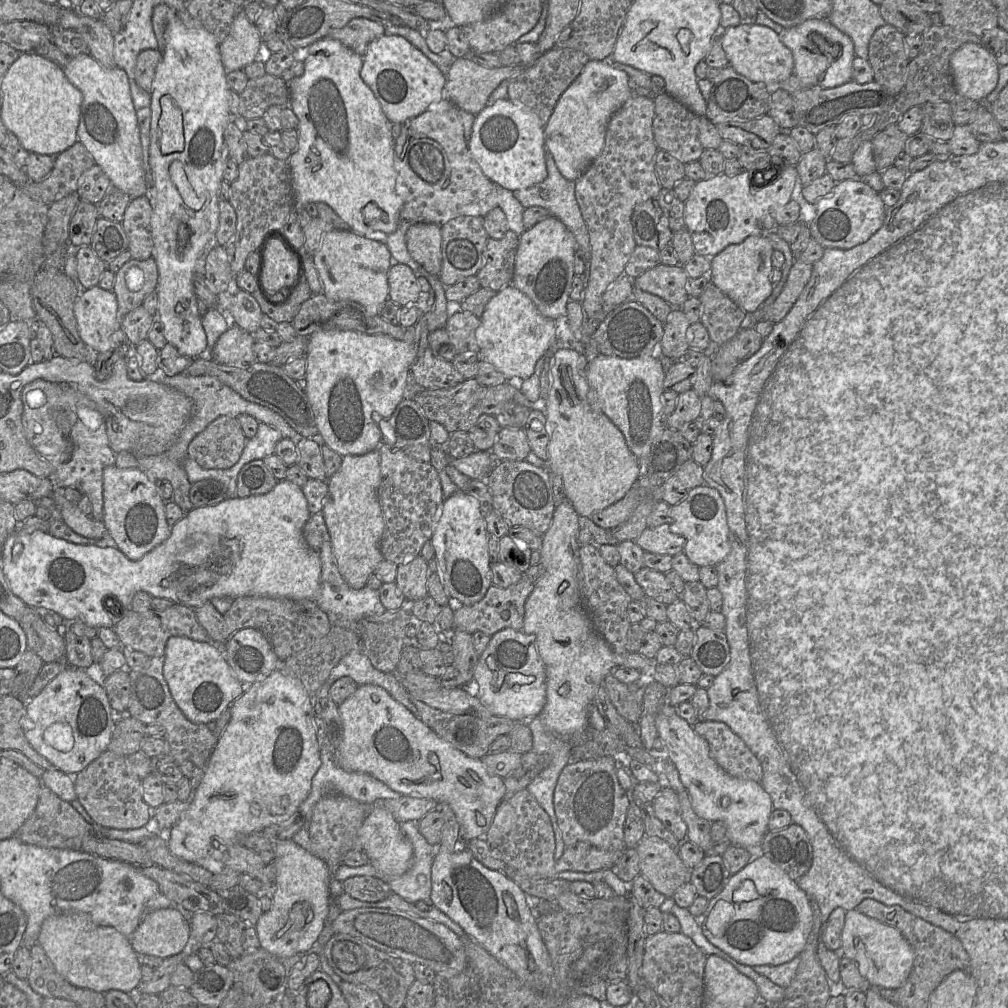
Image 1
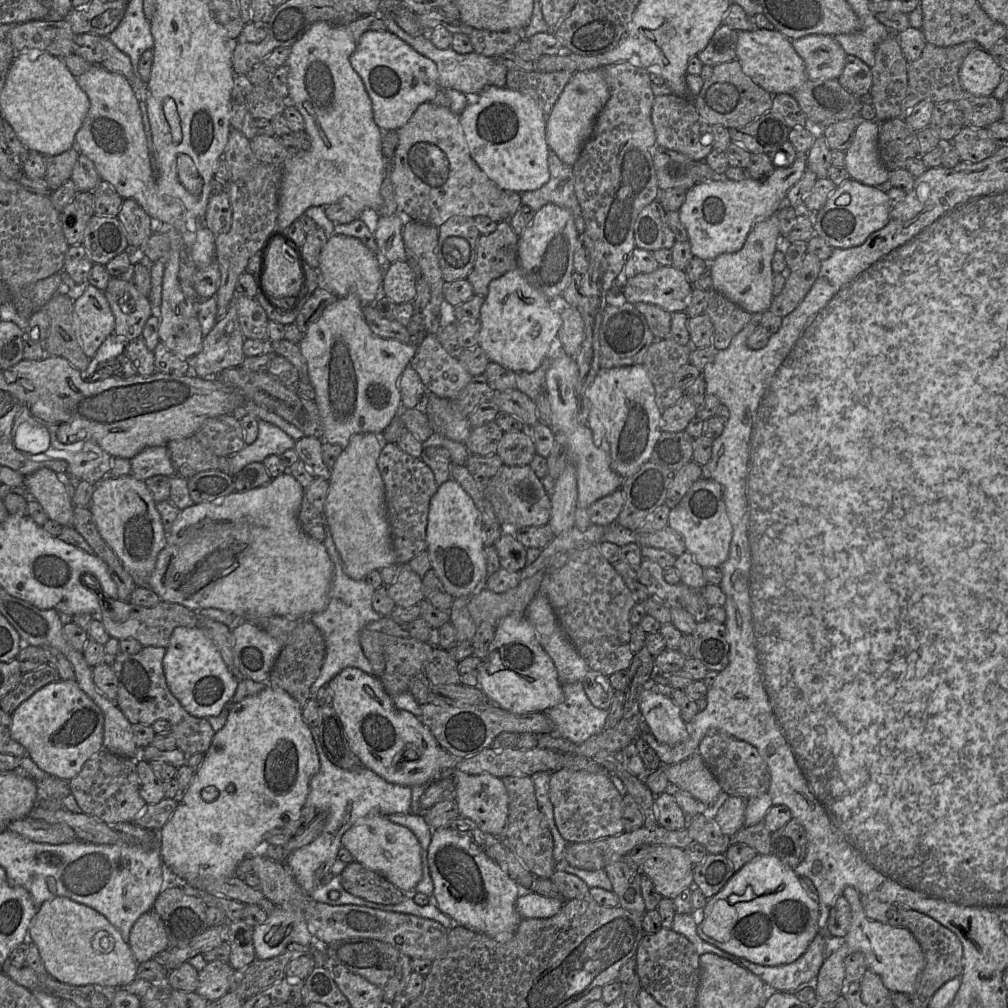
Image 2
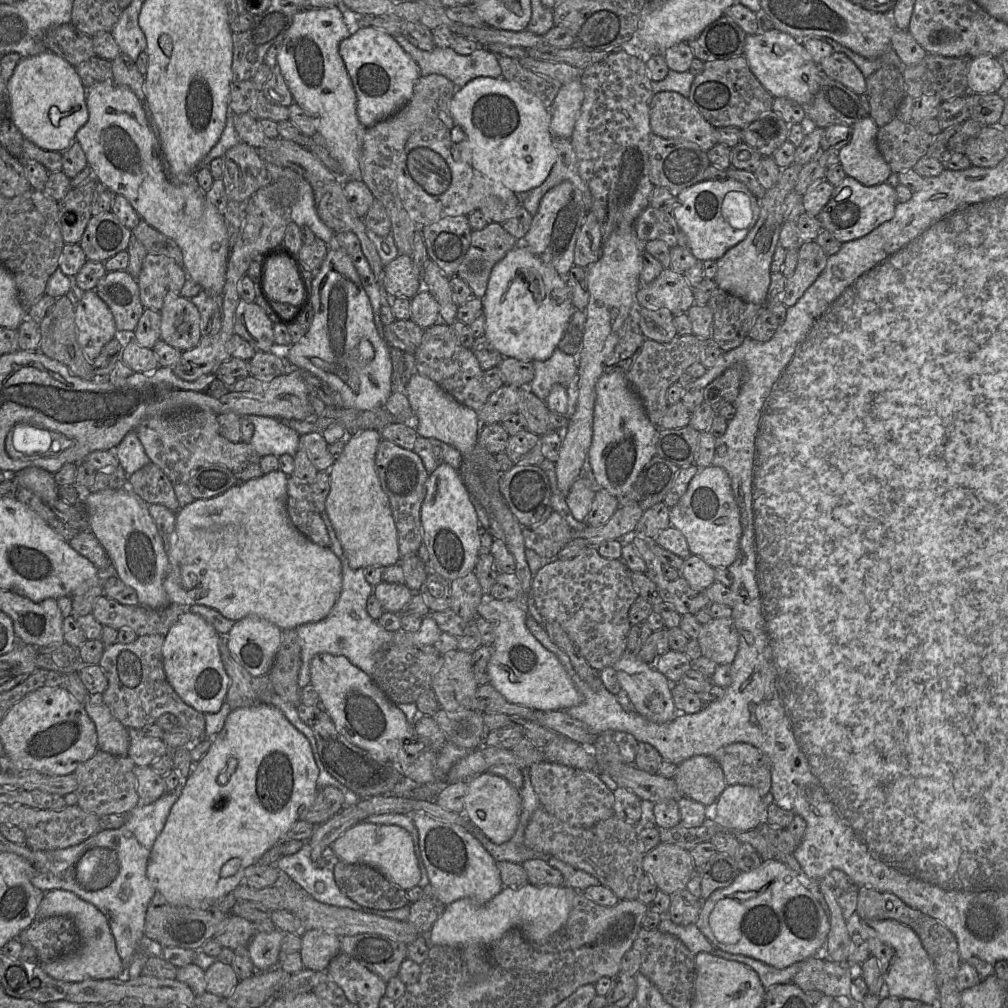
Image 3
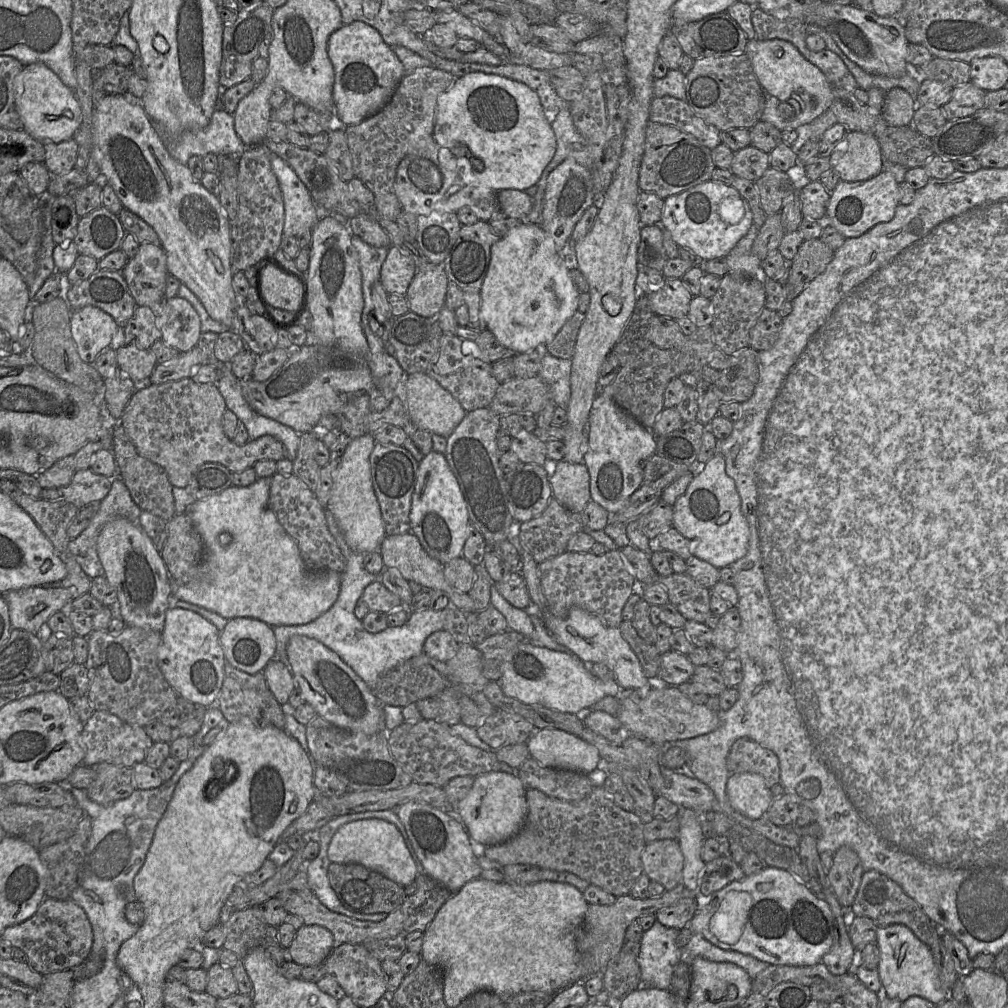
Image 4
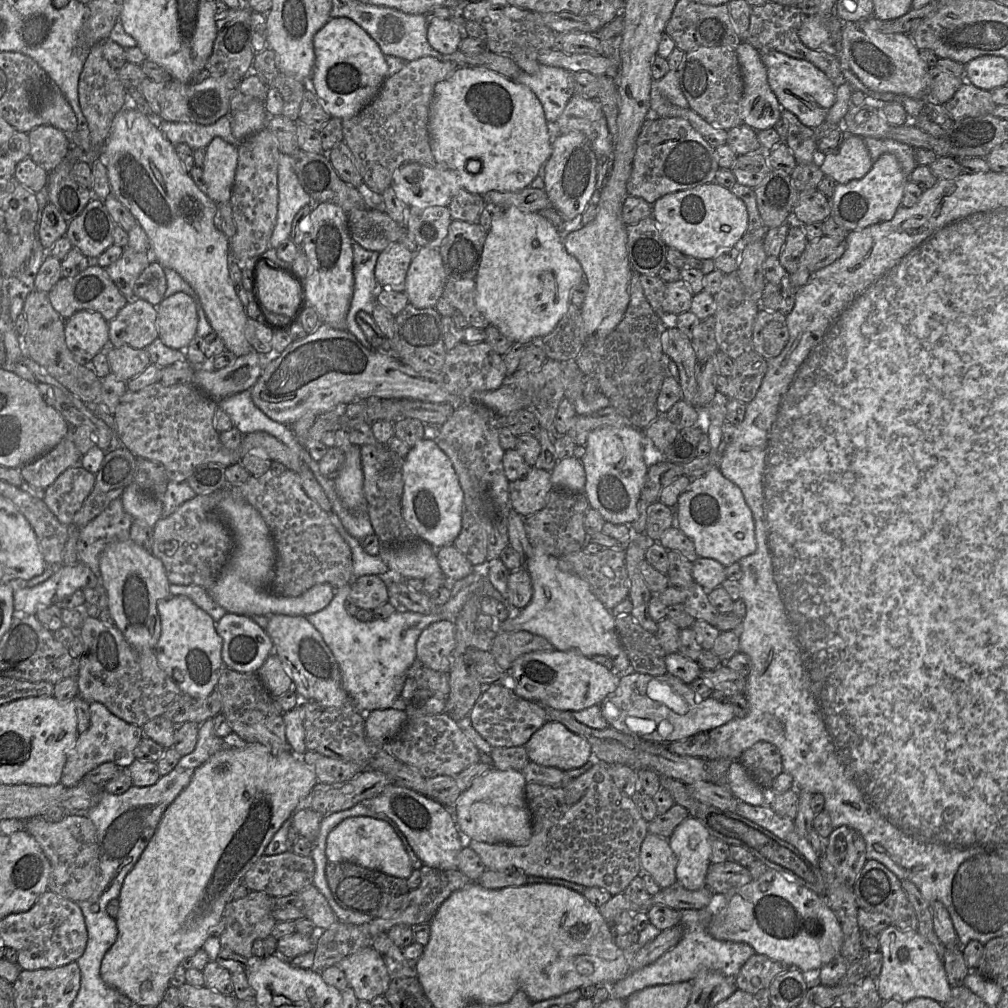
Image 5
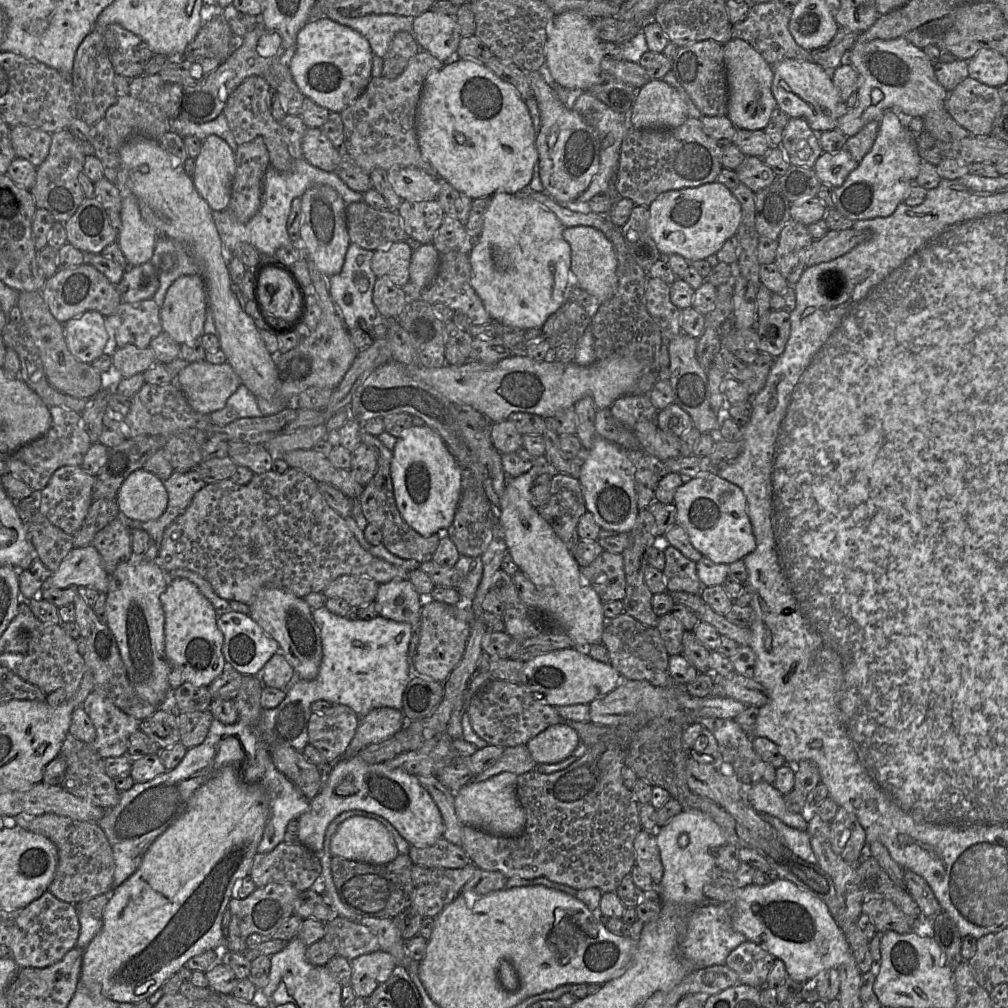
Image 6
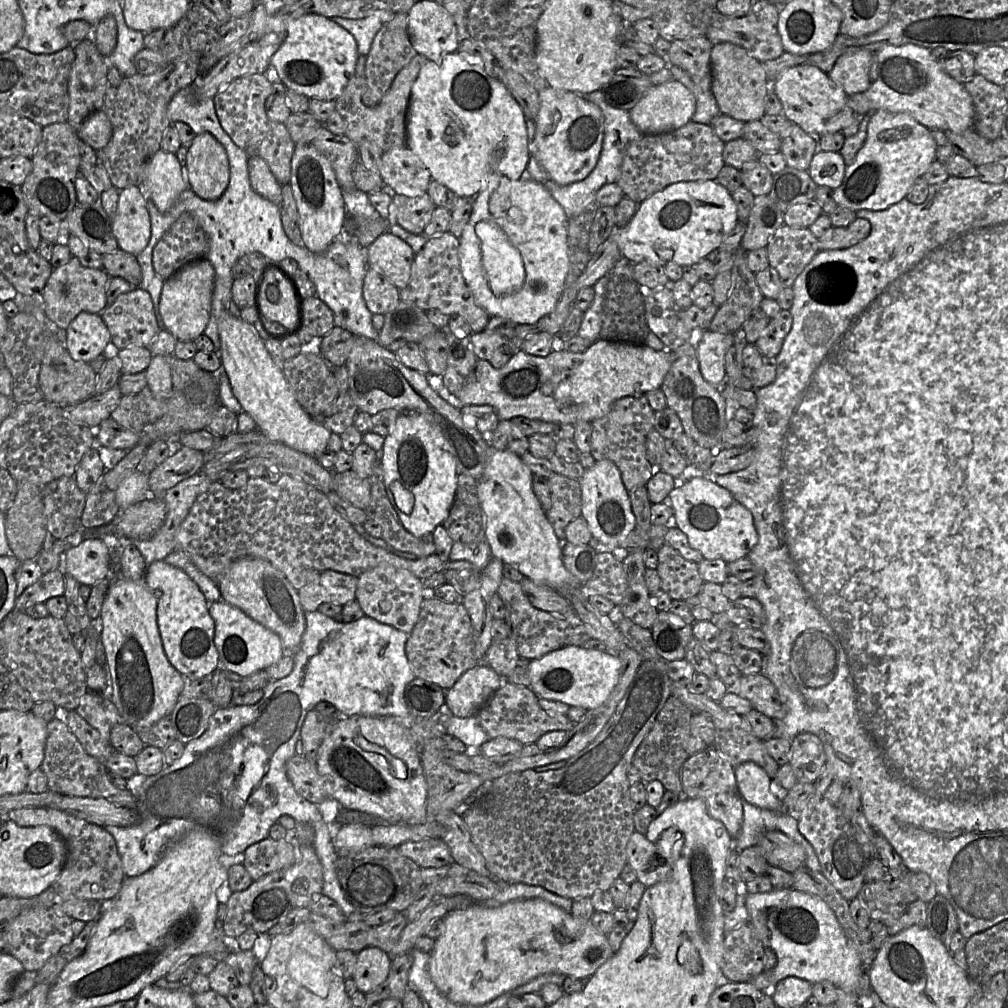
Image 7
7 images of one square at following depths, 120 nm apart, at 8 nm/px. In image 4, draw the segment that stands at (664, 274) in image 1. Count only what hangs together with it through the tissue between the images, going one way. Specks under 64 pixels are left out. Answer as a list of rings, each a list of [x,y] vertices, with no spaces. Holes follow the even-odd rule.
[[[664,279],[662,286],[647,299],[654,314],[676,320],[689,316],[693,297],[681,279]]]

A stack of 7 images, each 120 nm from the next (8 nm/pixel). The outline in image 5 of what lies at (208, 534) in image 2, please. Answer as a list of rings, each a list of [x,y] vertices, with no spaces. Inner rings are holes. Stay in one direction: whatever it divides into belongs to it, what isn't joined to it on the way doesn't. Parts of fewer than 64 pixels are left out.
[[[231,495],[220,501],[217,512],[230,528],[233,548],[216,582],[206,590],[227,612],[245,616],[307,616],[323,610],[332,601],[335,589],[328,583],[314,585],[297,597],[284,597],[269,591],[268,586],[272,581],[276,562],[276,549],[270,529],[261,514],[241,497]]]

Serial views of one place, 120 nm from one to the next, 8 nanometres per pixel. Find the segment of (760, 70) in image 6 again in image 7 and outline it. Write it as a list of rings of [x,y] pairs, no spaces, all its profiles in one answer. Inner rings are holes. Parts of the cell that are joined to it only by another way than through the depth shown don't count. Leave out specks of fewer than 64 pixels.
[[[721,42],[711,51],[711,92],[722,114],[744,123],[760,120],[765,114],[765,97],[772,81],[769,81],[760,61],[731,42]]]

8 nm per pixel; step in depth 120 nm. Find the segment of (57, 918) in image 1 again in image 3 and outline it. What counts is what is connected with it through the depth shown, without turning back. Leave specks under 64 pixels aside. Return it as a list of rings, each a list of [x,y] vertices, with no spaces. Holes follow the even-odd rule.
[[[54,889],[44,893],[38,907],[37,919],[51,916],[70,917],[80,936],[79,948],[65,956],[50,962],[39,963],[42,970],[52,978],[66,982],[81,982],[87,979],[118,978],[128,980],[127,970],[116,950],[116,941],[106,916],[93,904],[81,899],[75,893],[62,889]]]

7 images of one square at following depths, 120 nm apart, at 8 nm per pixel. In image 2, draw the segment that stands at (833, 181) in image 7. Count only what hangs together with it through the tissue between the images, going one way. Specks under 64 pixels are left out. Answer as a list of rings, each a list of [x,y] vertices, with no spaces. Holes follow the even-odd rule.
[[[861,120],[851,145],[845,151],[845,168],[849,178],[861,184],[877,187],[889,181],[889,170],[878,152],[880,122]]]

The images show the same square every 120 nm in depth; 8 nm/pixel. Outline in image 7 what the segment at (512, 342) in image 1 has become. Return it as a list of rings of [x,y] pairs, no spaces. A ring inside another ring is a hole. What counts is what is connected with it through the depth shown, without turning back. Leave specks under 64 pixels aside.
[[[527,171],[519,180],[511,181],[511,187],[509,205],[512,206],[507,212],[490,213],[489,199],[493,192],[487,188],[475,197],[469,222],[459,237],[460,268],[476,302],[490,316],[503,317],[516,324],[537,324],[540,318],[555,308],[565,289],[569,268],[569,217],[545,185],[530,179]],[[480,221],[492,222],[499,226],[522,257],[525,279],[521,287],[511,294],[498,295],[490,286],[484,258],[481,257],[481,243],[475,233],[475,225]]]

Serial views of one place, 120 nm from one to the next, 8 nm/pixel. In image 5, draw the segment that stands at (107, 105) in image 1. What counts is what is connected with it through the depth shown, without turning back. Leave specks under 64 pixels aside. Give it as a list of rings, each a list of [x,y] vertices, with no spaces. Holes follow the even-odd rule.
[[[123,107],[113,118],[110,133],[100,155],[100,160],[107,169],[111,193],[131,212],[139,225],[146,232],[150,241],[150,254],[152,259],[156,260],[163,268],[170,268],[176,271],[196,292],[211,327],[223,340],[226,350],[234,353],[237,357],[244,356],[251,352],[253,349],[245,336],[245,327],[248,316],[246,314],[245,307],[240,301],[240,298],[233,286],[229,274],[230,240],[215,225],[217,204],[194,183],[193,179],[182,165],[174,149],[174,145],[164,136],[161,130],[150,122],[149,118],[144,113],[136,108]]]

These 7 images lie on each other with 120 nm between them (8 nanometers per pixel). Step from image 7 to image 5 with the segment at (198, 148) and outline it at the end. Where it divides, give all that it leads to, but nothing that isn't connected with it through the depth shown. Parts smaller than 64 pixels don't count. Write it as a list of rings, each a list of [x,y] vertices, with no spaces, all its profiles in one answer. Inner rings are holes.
[[[220,137],[206,147],[202,166],[205,194],[216,204],[230,202],[238,165],[238,148]]]

